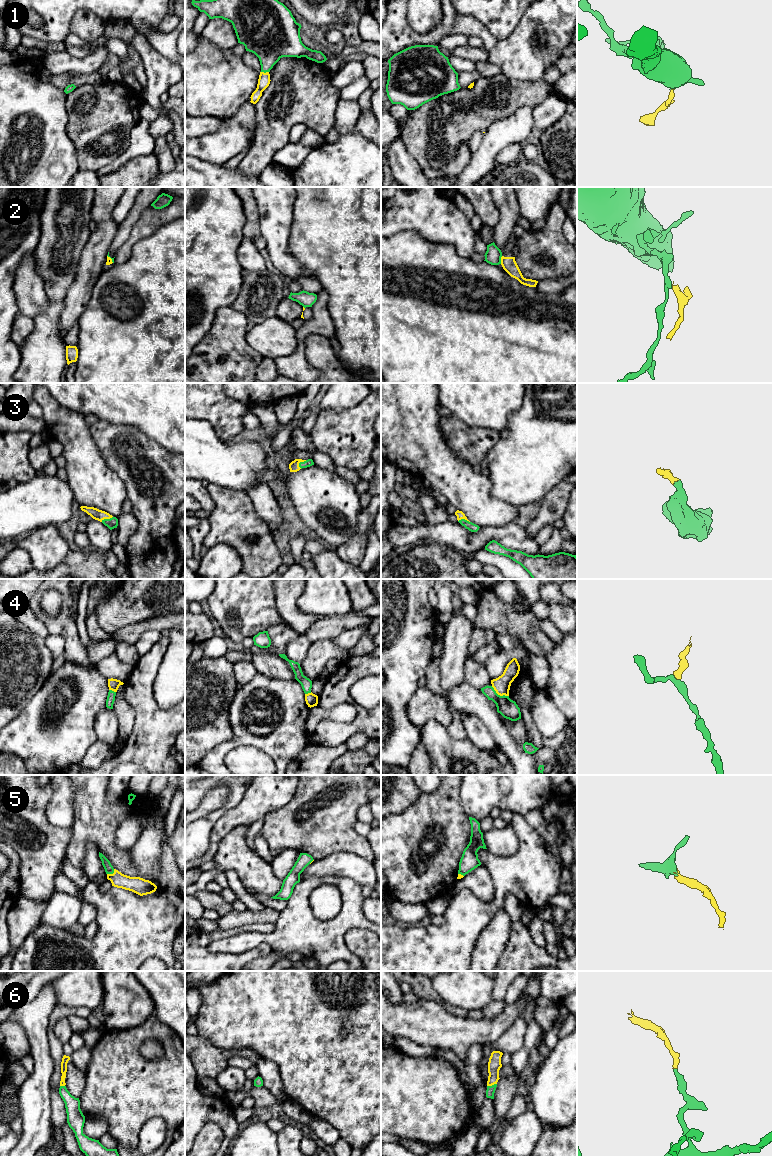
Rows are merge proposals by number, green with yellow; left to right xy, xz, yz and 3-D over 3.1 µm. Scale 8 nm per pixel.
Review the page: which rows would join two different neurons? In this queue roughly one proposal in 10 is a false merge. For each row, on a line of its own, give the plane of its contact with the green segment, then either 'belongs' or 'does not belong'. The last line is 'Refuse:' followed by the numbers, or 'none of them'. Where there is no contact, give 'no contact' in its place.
1: contact in xz; belongs
2: contact in yz; does not belong
3: contact in xz; belongs
4: contact in yz; belongs
5: contact in xy; belongs
6: contact in yz; belongs
Refuse: 2

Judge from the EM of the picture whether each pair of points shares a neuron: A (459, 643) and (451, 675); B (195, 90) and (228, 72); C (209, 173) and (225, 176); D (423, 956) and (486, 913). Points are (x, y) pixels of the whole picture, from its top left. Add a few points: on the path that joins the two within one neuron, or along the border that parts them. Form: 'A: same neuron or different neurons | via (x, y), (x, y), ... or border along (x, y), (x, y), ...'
A: same neuron | via (455, 651), (452, 667)
B: same neuron | via (203, 82), (220, 80)
C: same neuron | via (213, 176), (221, 176)
D: same neuron | via (439, 947), (470, 916)

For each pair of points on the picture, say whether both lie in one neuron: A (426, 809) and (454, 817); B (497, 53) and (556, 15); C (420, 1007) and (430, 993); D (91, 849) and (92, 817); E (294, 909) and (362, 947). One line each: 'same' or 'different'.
A: same
B: same
C: different
D: different
E: different

